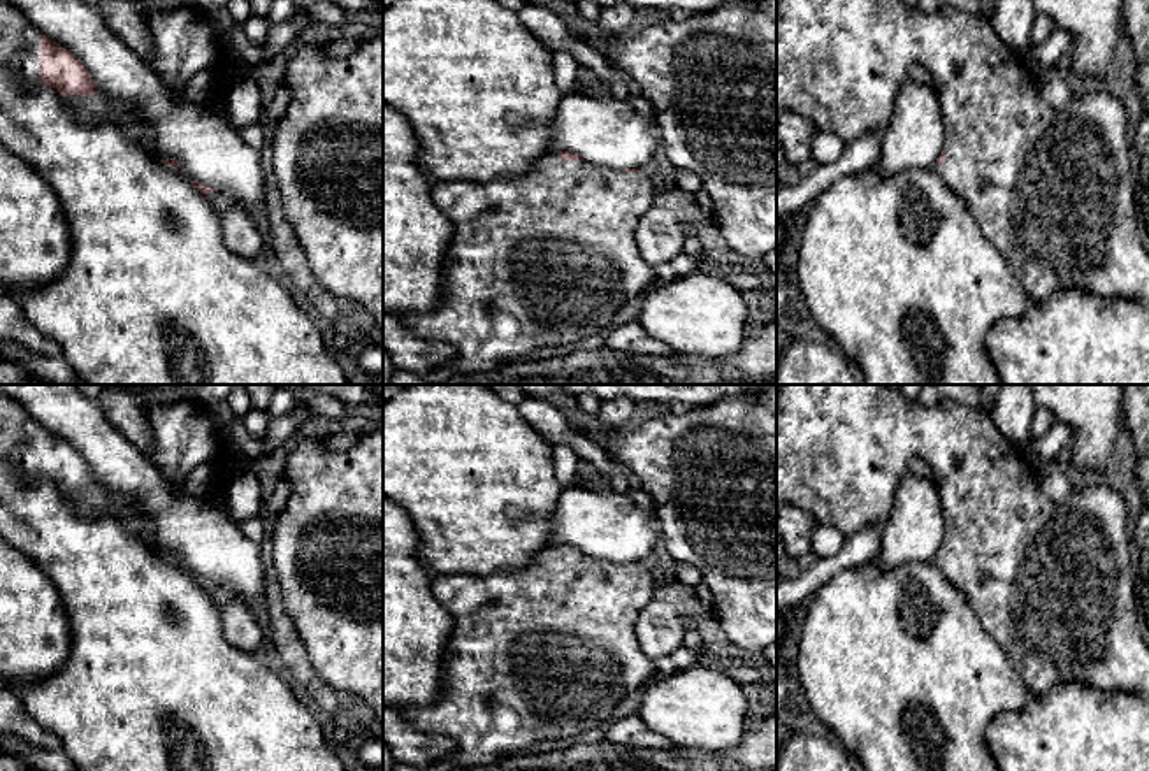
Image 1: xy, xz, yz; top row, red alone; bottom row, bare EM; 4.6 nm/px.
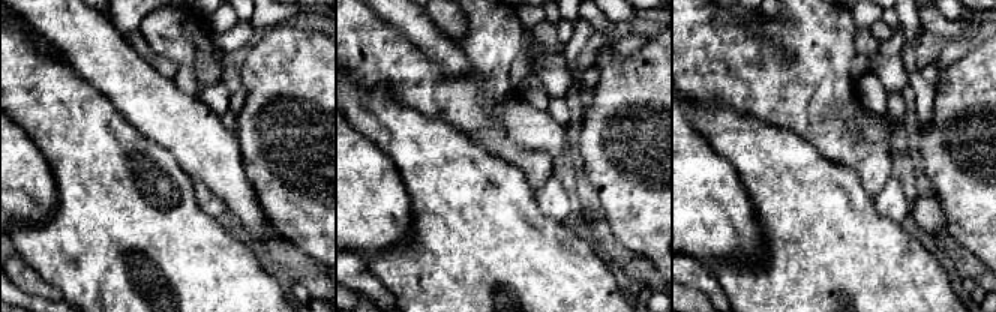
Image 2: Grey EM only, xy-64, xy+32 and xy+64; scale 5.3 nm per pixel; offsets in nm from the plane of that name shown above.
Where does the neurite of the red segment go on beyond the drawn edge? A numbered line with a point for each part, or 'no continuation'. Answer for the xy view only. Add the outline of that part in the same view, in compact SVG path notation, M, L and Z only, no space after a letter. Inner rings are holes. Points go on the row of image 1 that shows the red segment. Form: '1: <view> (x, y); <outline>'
1: xy (20, 41); M0 0L0 63L4 63L26 90L40 84L40 39L39 32L21 11Z

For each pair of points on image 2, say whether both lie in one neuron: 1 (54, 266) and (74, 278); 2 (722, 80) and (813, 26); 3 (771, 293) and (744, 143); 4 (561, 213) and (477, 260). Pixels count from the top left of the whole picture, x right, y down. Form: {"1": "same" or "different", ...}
{"1": "same", "2": "same", "3": "same", "4": "different"}

